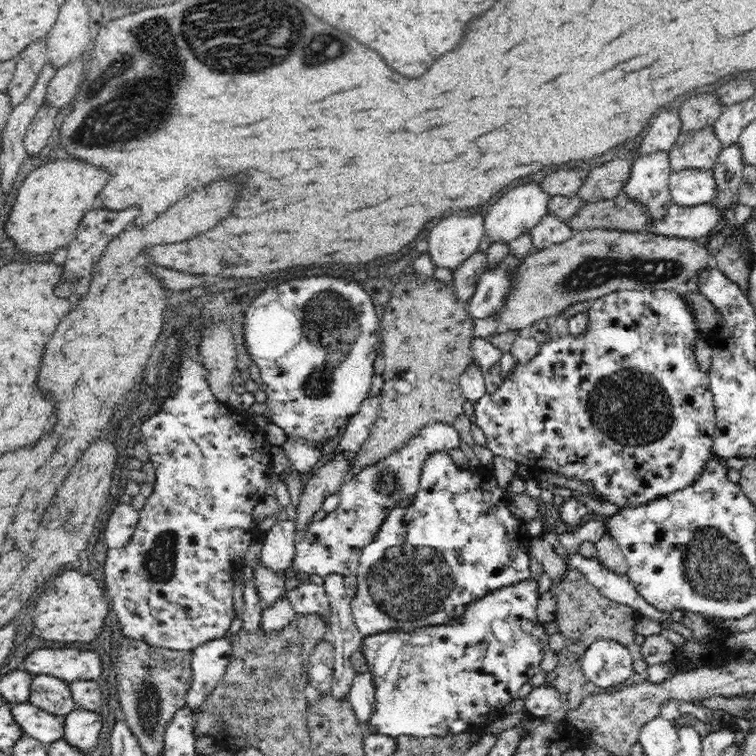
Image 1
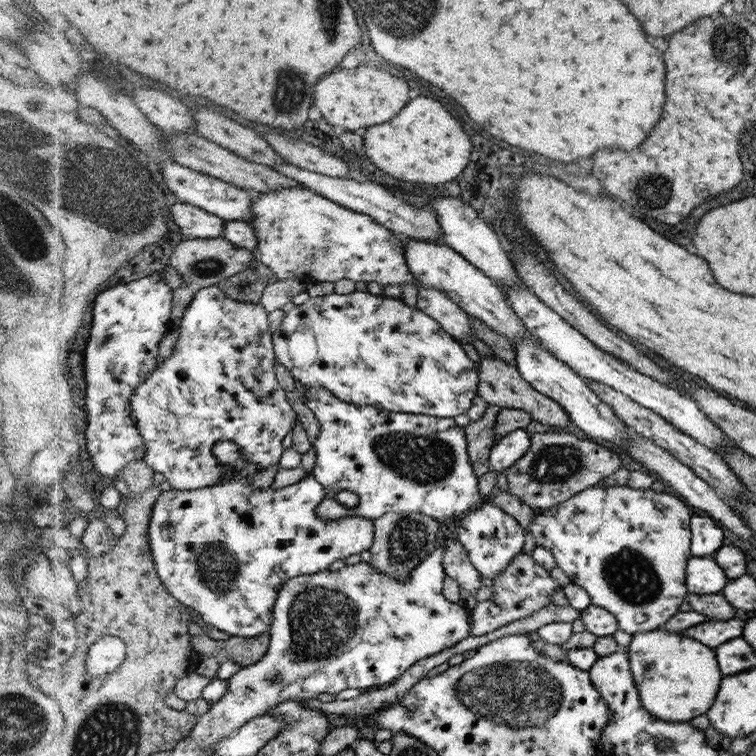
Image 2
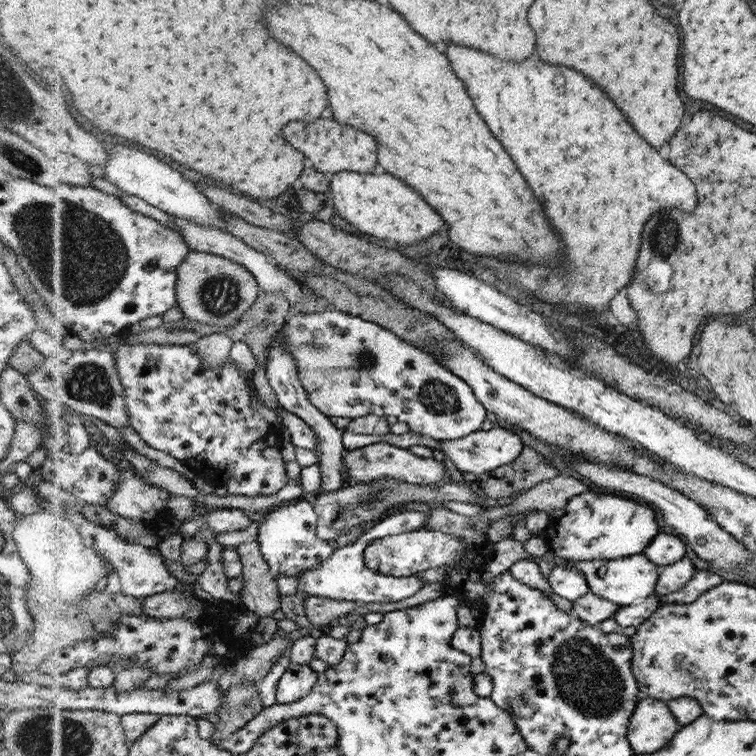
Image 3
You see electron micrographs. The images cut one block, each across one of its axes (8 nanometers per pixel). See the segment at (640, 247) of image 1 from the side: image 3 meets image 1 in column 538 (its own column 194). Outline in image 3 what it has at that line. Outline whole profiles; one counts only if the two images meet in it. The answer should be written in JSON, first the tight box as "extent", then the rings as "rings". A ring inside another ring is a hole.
{"extent":[179,250,261,328],"rings":[[[192,250],[180,268],[179,307],[185,316],[200,322],[222,328],[238,324],[238,320],[255,307],[261,292],[261,284],[254,273],[224,256]]]}

